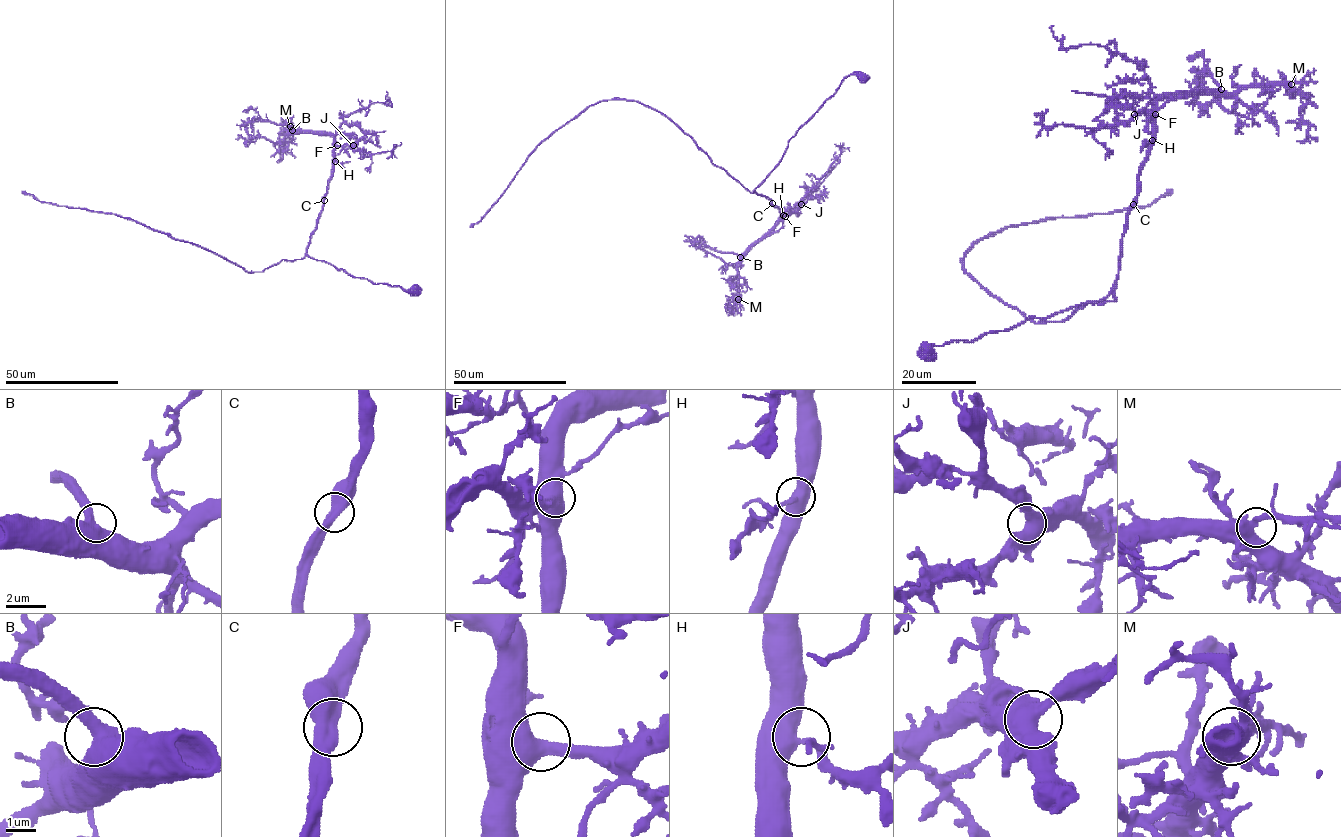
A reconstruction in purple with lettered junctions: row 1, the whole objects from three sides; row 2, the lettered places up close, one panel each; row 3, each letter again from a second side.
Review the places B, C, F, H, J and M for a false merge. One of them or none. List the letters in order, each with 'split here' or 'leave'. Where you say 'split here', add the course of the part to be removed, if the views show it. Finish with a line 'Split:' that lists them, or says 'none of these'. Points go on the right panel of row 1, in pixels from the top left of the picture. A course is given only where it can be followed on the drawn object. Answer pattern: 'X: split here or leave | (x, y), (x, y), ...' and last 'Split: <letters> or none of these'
B: leave
C: leave
F: leave
H: leave
J: leave
M: leave
Split: none of these

